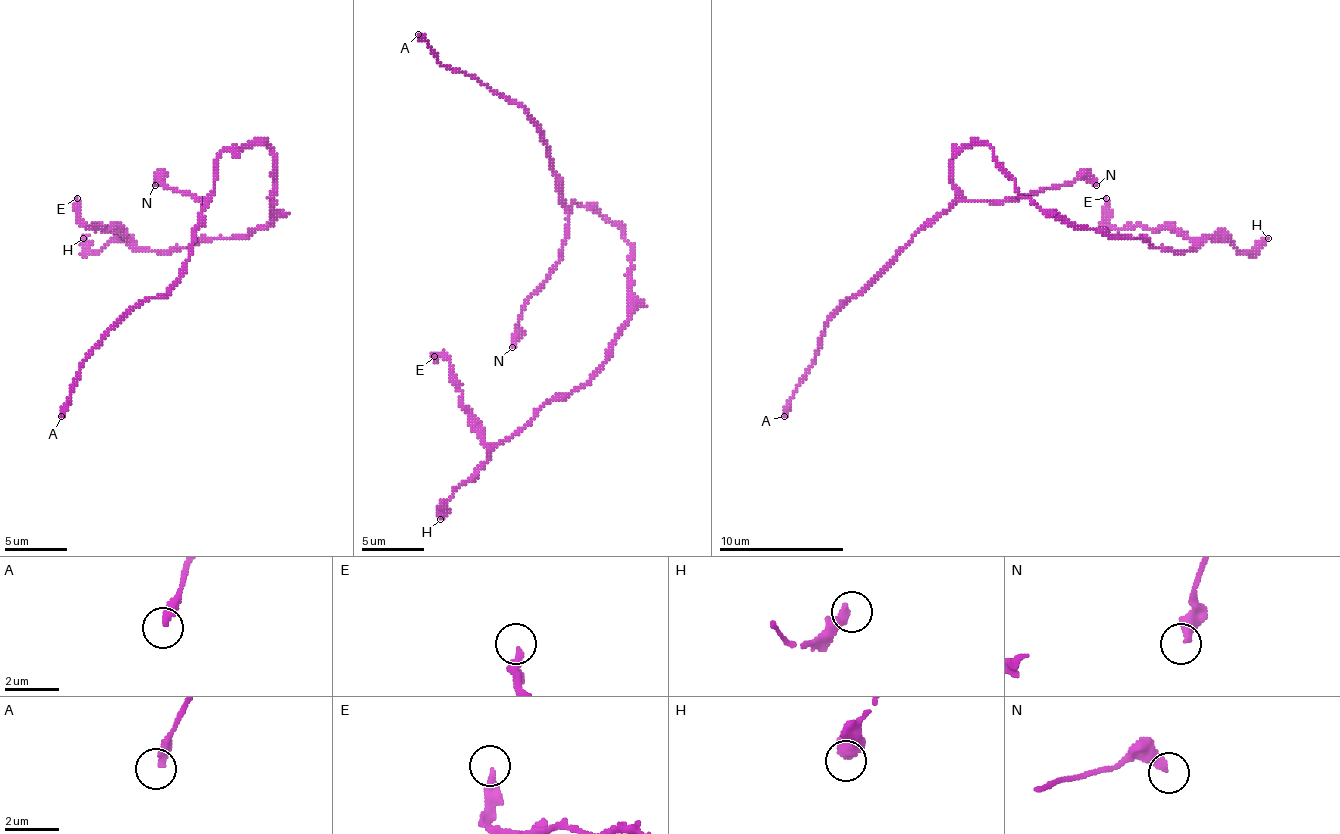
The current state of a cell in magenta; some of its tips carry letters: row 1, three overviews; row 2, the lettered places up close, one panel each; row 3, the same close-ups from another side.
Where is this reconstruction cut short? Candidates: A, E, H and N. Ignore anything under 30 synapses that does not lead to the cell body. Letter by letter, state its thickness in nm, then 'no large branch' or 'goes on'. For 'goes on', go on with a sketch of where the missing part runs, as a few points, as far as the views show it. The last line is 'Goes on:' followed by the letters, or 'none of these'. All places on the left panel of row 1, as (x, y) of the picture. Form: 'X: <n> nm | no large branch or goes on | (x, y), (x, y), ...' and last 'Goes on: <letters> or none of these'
A: 240 nm | no large branch
E: 300 nm | no large branch
H: 460 nm | no large branch
N: 360 nm | no large branch
Goes on: none of these

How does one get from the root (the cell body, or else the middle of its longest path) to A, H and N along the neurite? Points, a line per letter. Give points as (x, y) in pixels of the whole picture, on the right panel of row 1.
A: (993, 151), (987, 145), (965, 145), (953, 154), (956, 201), (834, 313), (784, 416)
H: (993, 151), (1024, 198), (1078, 226), (1174, 251), (1193, 251), (1209, 238), (1228, 238), (1249, 251), (1268, 238)
N: (993, 151), (987, 145), (965, 145), (953, 154), (953, 185), (968, 201), (1018, 201), (1078, 179), (1096, 185)

